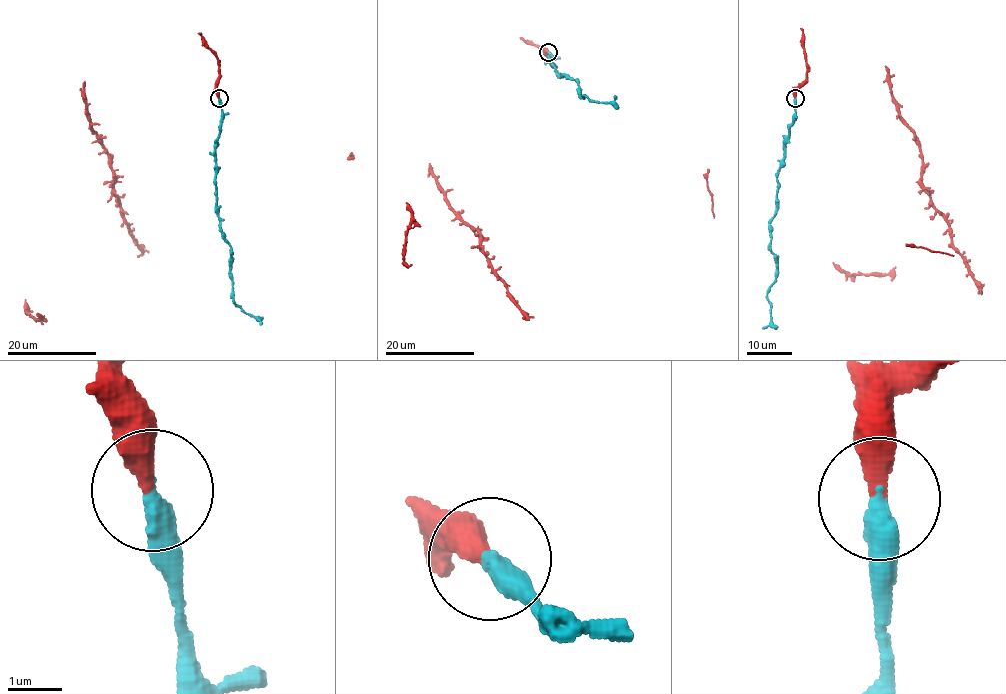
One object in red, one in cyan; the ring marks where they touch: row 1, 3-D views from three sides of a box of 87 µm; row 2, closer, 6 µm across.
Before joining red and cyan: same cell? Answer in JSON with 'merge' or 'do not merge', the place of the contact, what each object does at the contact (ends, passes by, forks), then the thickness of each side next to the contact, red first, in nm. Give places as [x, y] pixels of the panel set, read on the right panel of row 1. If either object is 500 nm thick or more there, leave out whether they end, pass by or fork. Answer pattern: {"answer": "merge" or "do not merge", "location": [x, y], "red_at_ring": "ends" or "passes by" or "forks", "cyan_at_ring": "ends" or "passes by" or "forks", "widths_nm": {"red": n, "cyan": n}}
{"answer": "merge", "location": [795, 98], "red_at_ring": "ends", "cyan_at_ring": "ends", "widths_nm": {"red": 400, "cyan": 420}}

